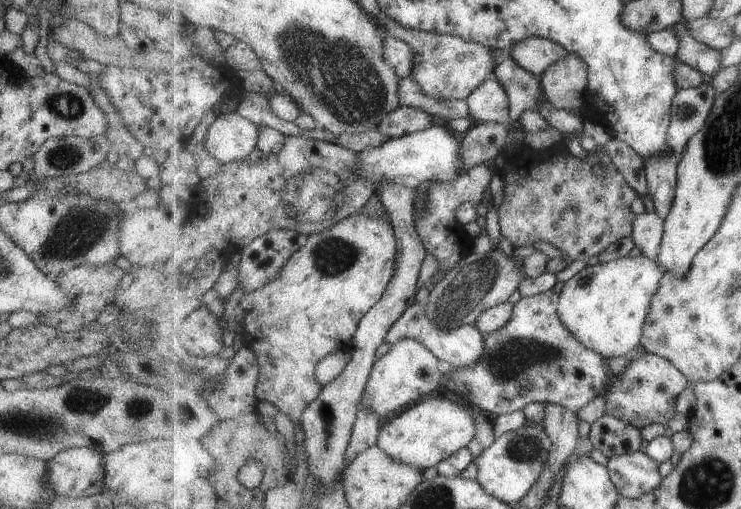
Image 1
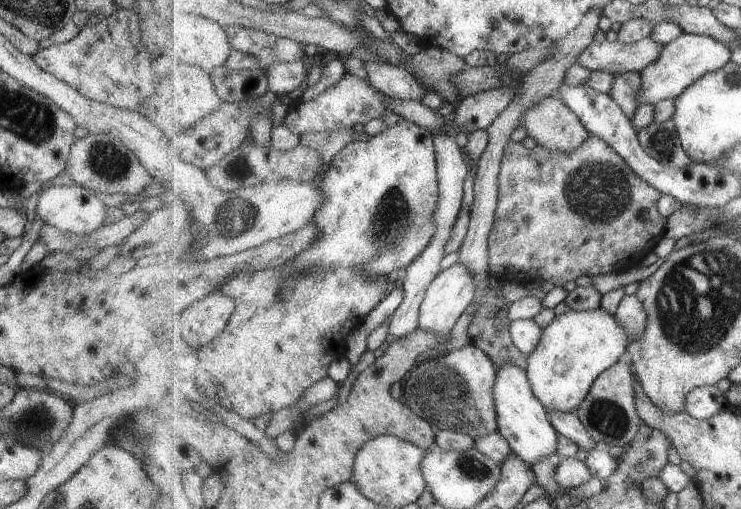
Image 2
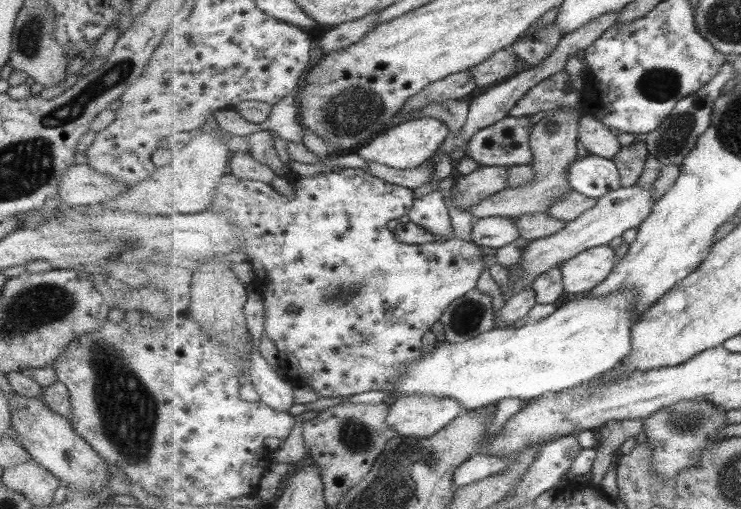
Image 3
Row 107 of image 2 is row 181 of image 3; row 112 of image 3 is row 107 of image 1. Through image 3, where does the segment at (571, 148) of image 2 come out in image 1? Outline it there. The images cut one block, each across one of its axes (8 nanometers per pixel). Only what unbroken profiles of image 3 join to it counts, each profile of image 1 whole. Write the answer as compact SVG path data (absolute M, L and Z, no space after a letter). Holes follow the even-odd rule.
M571 53L557 64L552 64L541 76L540 84L546 95L546 102L560 111L572 111L582 108L588 92L589 67L579 54Z

